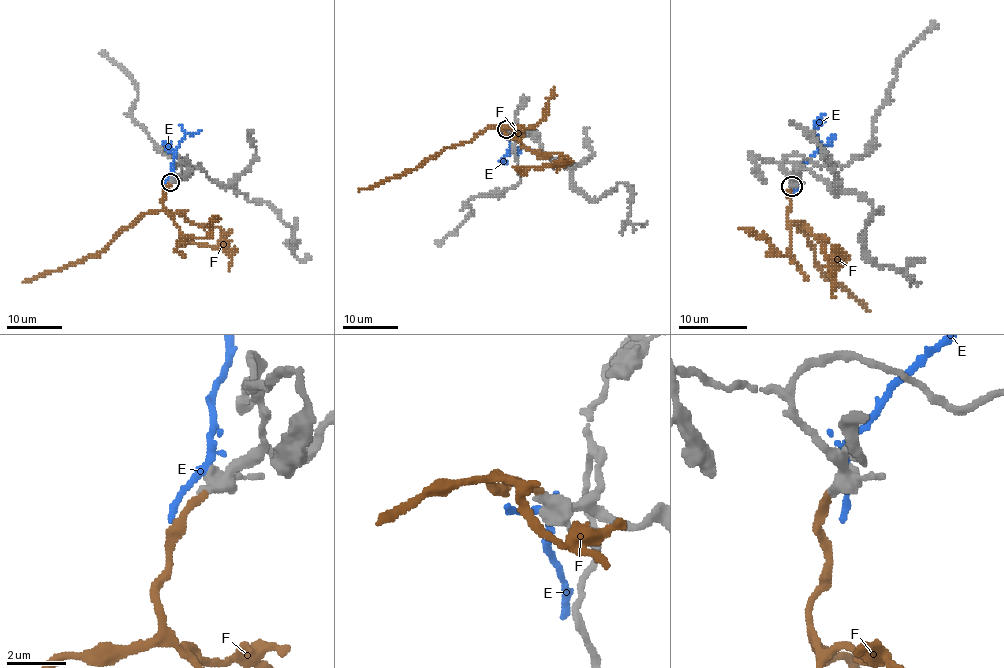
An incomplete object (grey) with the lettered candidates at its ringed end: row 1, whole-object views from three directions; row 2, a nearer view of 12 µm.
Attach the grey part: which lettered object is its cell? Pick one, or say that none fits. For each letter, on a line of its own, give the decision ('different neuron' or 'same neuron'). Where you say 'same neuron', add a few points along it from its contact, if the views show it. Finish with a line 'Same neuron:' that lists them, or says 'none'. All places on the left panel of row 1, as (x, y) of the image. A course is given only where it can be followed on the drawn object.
E: different neuron
F: same neuron; it runs (170, 182), (162, 208), (142, 213), (100, 250), (23, 282)
Same neuron: F

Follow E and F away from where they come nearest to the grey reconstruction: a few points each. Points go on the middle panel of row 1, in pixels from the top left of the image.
E: (507, 131), (511, 150), (521, 146), (538, 154)
F: (506, 128), (498, 124), (478, 131), (469, 141), (445, 146), (418, 165), (359, 190)

